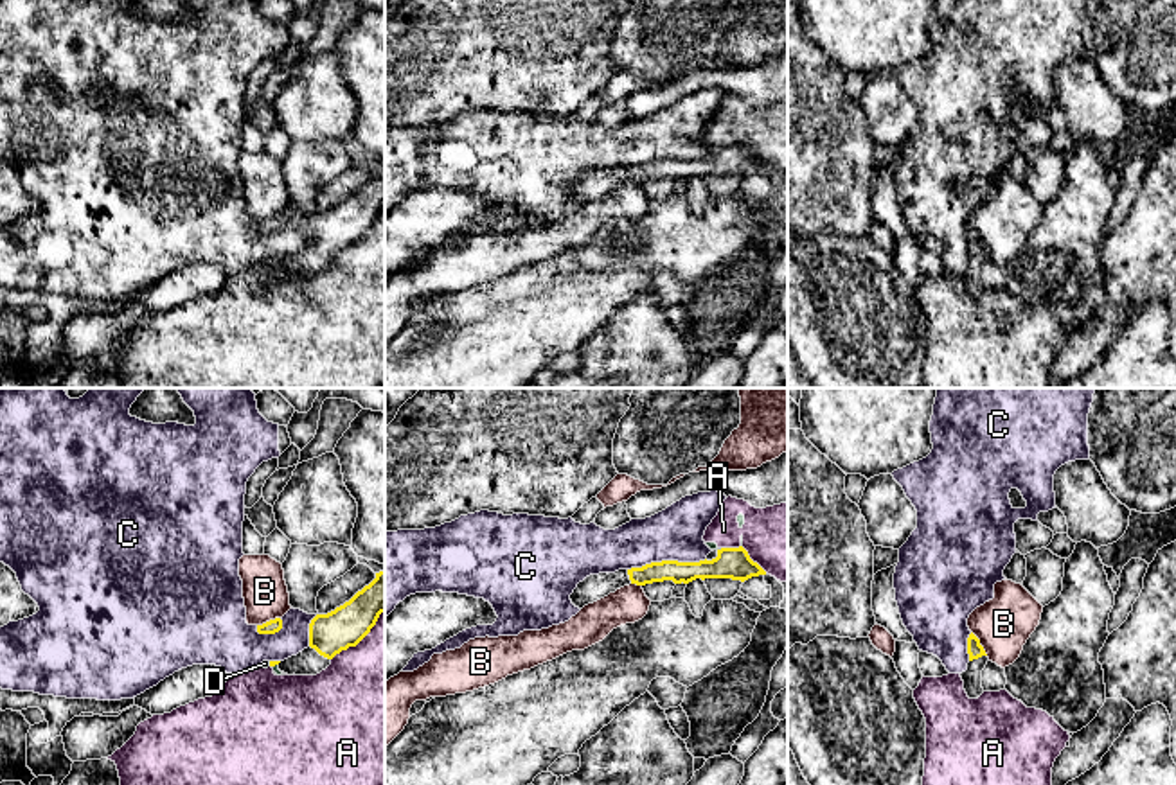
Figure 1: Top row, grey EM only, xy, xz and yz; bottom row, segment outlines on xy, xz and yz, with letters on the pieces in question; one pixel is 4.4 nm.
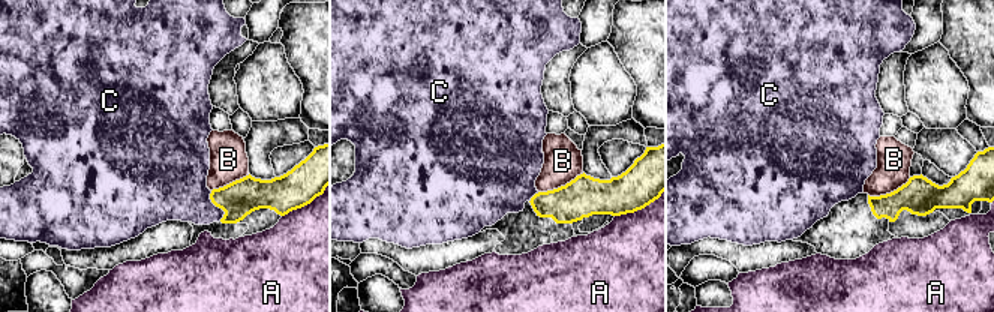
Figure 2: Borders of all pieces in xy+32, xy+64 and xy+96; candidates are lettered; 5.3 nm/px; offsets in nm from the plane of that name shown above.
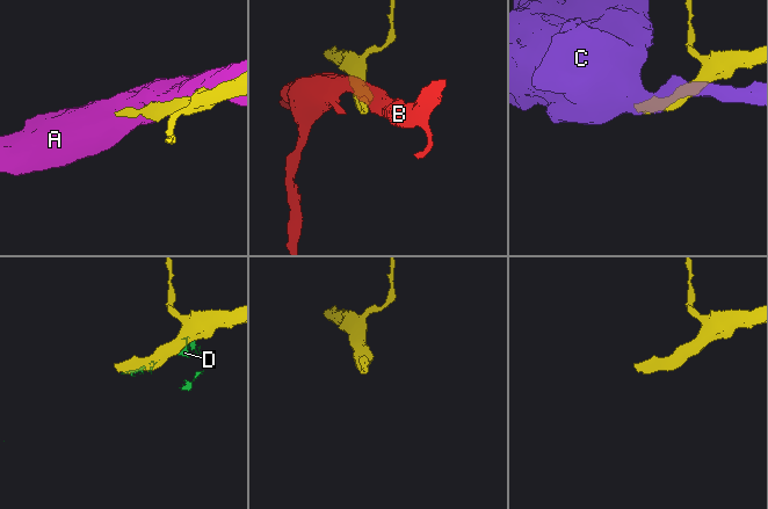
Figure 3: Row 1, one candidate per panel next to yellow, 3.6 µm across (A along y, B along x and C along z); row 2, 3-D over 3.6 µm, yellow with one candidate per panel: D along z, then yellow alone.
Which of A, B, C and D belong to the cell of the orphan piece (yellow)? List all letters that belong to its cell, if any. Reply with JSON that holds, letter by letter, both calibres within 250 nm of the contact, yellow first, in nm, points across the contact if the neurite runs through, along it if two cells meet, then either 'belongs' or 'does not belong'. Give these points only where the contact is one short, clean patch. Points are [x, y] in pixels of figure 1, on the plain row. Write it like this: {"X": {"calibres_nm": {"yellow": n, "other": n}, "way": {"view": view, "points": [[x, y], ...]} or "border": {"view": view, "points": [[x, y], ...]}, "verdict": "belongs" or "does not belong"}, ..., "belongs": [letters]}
{"A": {"calibres_nm": {"yellow": 140, "other": 320}, "verdict": "does not belong"}, "B": {"calibres_nm": {"yellow": 70, "other": 260}, "border": {"view": "yz", "points": [[971, 229], [988, 252]]}, "verdict": "does not belong"}, "C": {"calibres_nm": {"yellow": 100, "other": 240}, "verdict": "does not belong"}, "D": {"calibres_nm": {"yellow": 30, "other": 30}, "verdict": "does not belong"}, "belongs": []}

